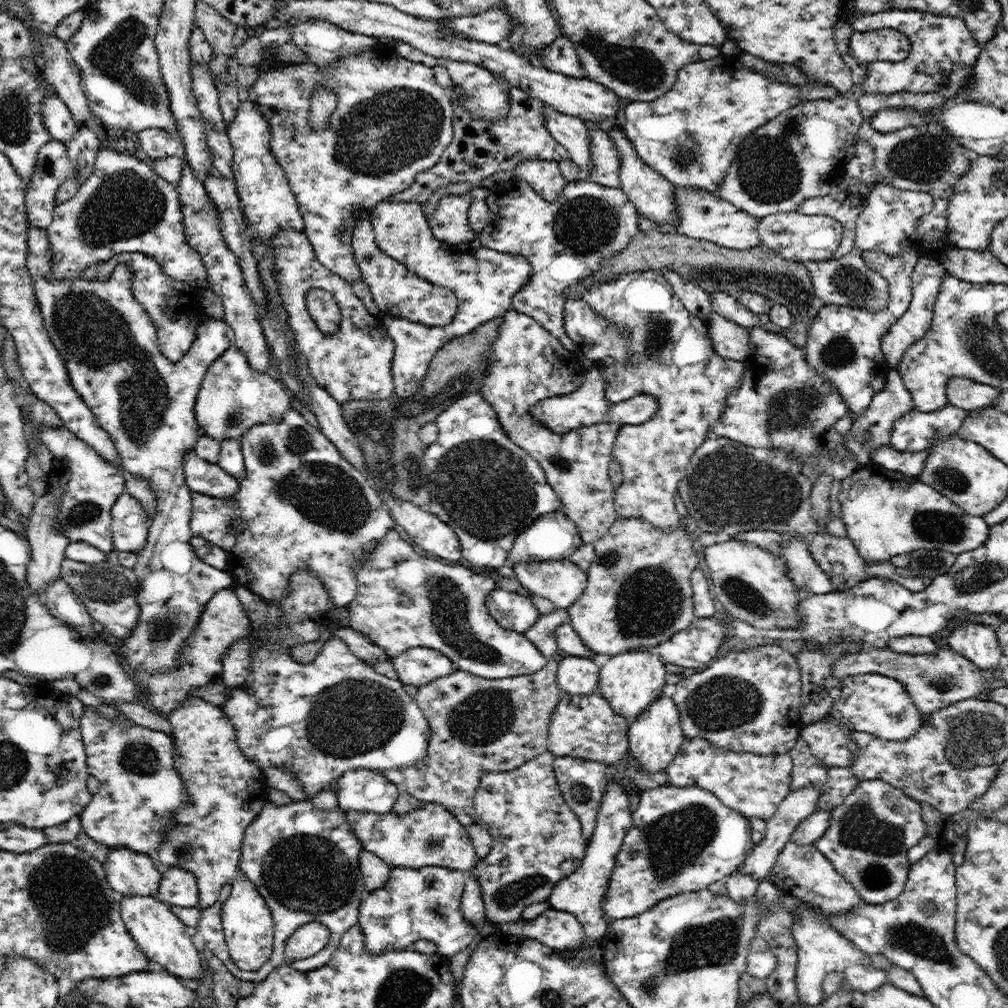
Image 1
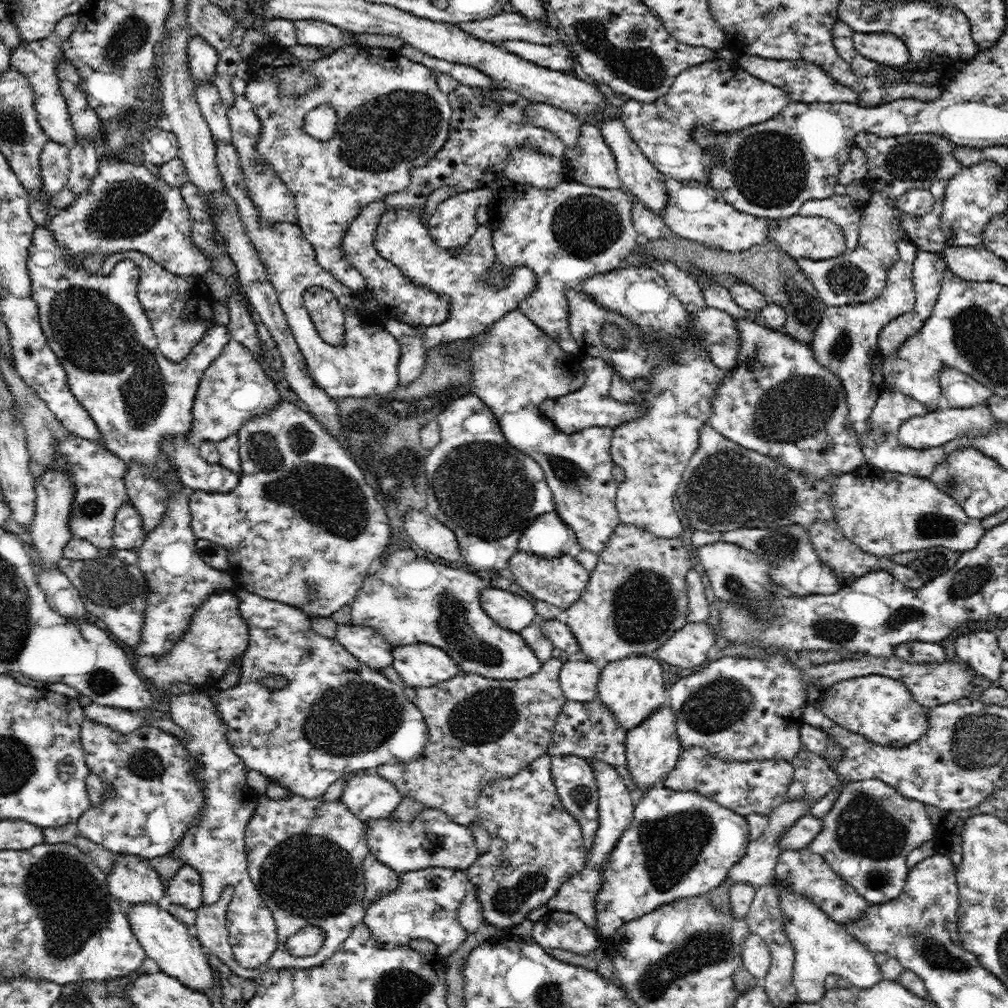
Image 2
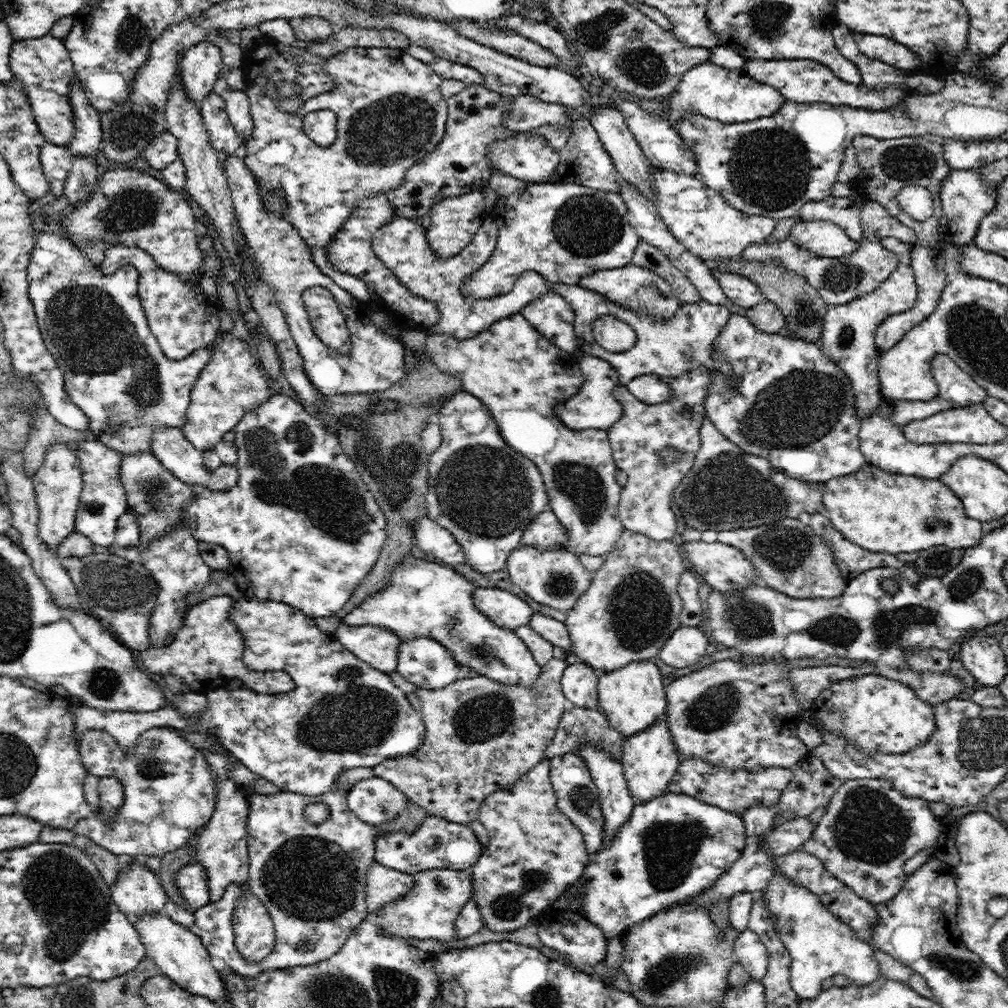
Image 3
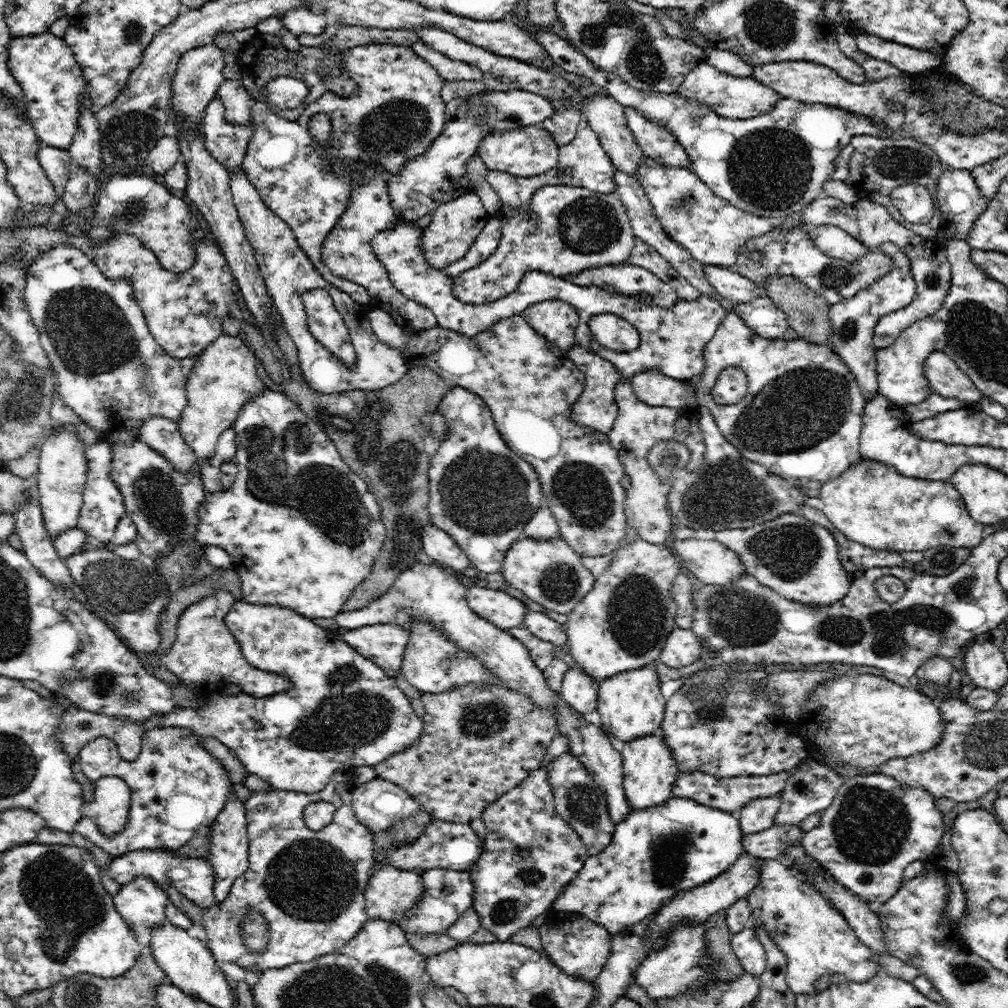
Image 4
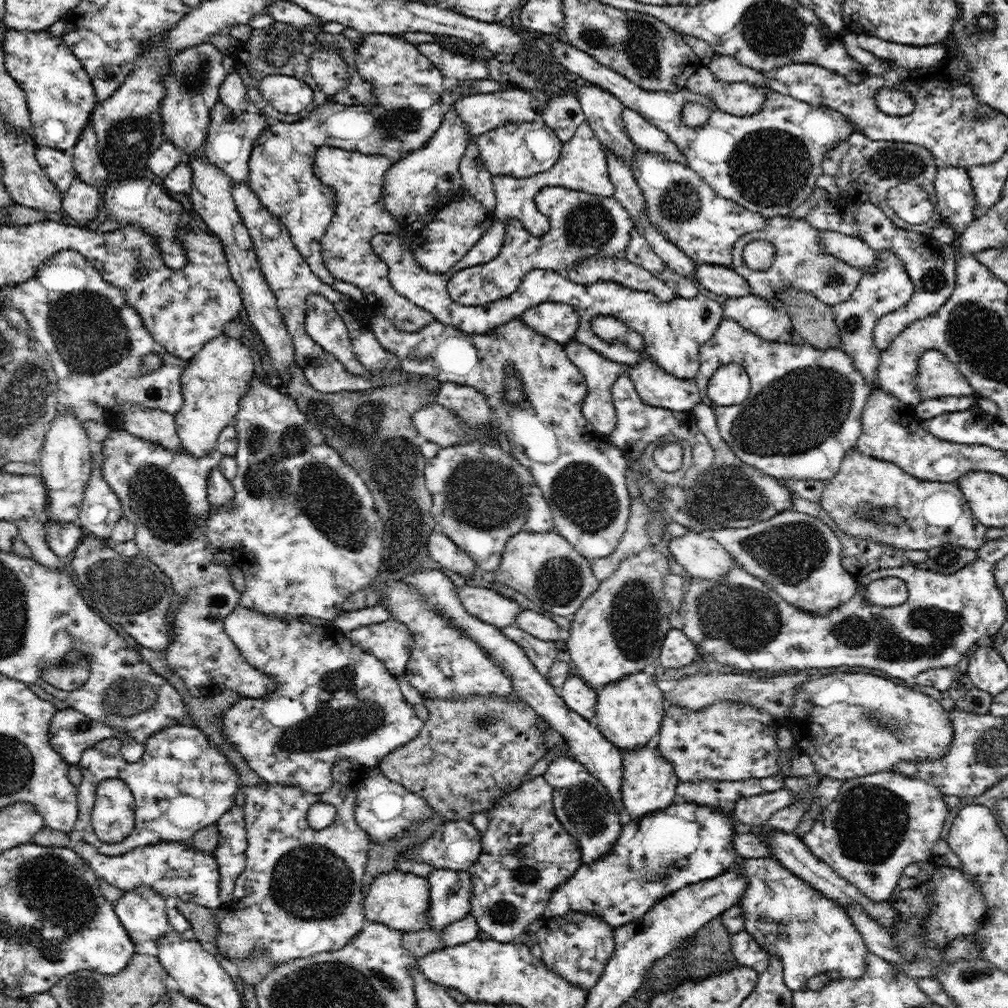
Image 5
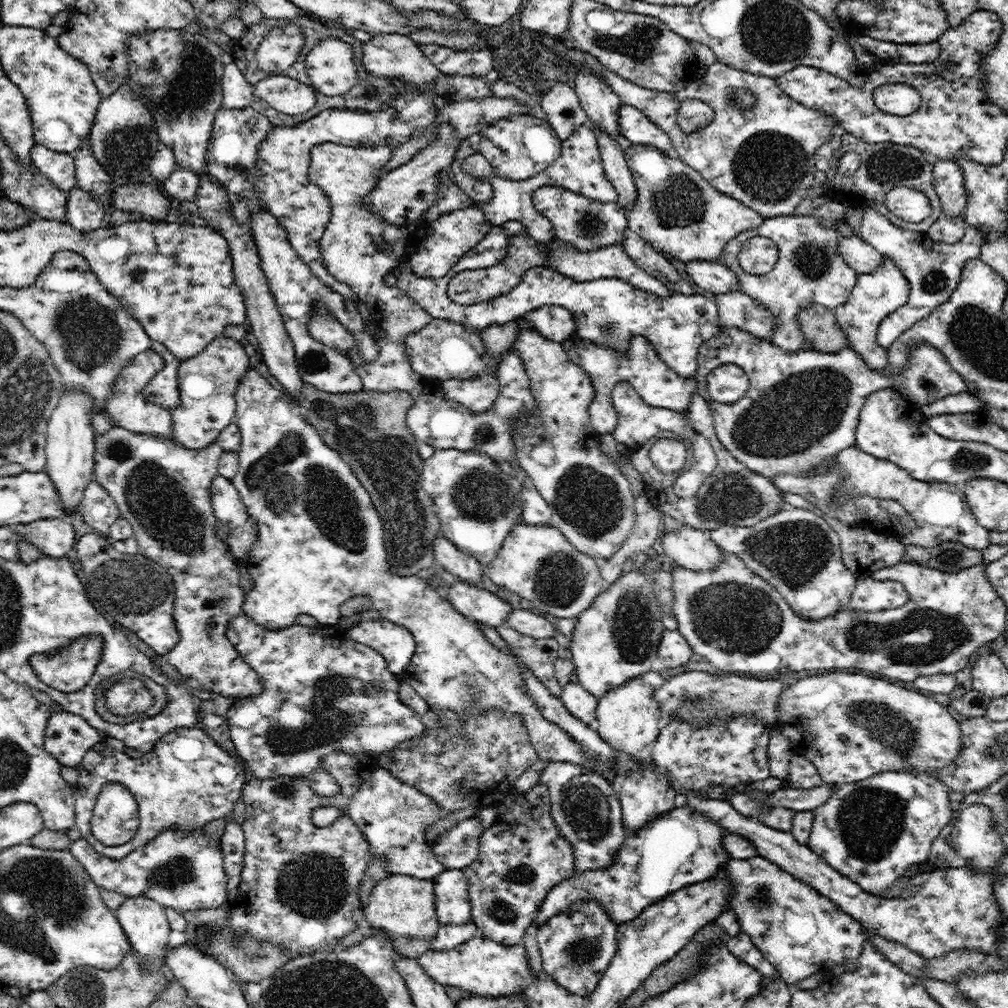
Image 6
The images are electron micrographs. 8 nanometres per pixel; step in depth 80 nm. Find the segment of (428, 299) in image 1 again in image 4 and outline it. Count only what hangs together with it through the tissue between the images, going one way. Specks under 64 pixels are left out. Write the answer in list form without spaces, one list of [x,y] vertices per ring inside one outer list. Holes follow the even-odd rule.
[[[366,163],[363,166],[361,181],[349,194],[349,203],[340,215],[333,231],[326,236],[322,250],[324,265],[334,273],[334,276],[352,280],[366,288],[370,300],[370,308],[379,309],[390,315],[395,323],[405,331],[417,333],[437,325],[437,318],[426,306],[412,301],[391,283],[390,276],[383,263],[379,262],[373,252],[371,241],[386,228],[394,228],[400,221],[394,214],[390,197],[388,196],[387,181],[382,179],[382,169]]]

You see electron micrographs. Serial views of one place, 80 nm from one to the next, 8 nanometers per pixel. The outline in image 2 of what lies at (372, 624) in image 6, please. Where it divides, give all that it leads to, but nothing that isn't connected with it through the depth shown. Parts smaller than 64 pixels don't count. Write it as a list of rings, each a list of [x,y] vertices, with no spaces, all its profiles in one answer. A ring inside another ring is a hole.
[[[339,625],[335,637],[362,663],[379,670],[393,664],[392,645],[370,627]]]

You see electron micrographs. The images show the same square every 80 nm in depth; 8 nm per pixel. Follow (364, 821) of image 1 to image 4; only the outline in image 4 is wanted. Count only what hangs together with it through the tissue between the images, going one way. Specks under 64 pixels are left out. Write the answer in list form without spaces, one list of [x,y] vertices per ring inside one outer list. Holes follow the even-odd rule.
[[[433,819],[414,842],[409,842],[409,844],[400,847],[389,845],[385,854],[387,854],[386,859],[388,859],[390,866],[402,870],[417,871],[422,869],[427,871],[433,868],[441,868],[468,871],[482,855],[483,844],[483,840],[478,837],[470,824]]]

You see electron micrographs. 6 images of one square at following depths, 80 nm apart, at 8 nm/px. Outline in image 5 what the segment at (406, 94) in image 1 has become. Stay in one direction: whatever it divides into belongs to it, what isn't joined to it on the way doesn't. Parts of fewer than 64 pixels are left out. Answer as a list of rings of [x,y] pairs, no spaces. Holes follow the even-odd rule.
[[[365,34],[364,40],[356,48],[356,69],[362,80],[372,84],[374,100],[370,104],[342,104],[330,96],[324,104],[307,112],[307,117],[293,123],[269,120],[262,134],[254,140],[254,148],[248,160],[248,185],[261,203],[287,228],[300,255],[310,266],[320,281],[329,284],[334,290],[348,296],[358,304],[363,304],[363,293],[352,283],[337,280],[325,266],[321,252],[321,241],[326,229],[333,221],[335,213],[334,191],[324,184],[313,171],[315,152],[322,145],[330,145],[346,151],[360,153],[378,153],[386,155],[396,162],[412,151],[422,148],[430,137],[441,127],[445,106],[440,101],[442,78],[440,69],[428,57],[420,53],[416,45],[406,41],[404,37],[390,34]]]

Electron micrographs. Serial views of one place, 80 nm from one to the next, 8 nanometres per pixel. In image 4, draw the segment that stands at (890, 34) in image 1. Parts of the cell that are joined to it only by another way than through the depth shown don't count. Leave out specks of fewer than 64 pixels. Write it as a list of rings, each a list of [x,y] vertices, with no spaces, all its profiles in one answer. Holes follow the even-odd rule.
[[[858,33],[855,39],[862,52],[878,60],[892,63],[906,74],[924,74],[943,68],[942,58],[936,53],[870,34]]]

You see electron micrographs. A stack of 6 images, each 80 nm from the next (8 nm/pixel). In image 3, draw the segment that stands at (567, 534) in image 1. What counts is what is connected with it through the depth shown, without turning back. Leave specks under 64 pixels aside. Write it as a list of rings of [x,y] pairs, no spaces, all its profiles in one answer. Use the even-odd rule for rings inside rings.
[[[549,508],[529,524],[521,536],[521,545],[530,545],[536,549],[559,549],[568,546],[569,536]]]

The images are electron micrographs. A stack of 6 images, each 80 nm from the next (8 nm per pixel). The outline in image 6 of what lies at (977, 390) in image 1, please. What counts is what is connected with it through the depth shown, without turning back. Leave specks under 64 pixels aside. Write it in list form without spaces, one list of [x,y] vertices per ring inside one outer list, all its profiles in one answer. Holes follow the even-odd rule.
[[[736,326],[720,327],[718,332],[701,344],[697,354],[698,370],[696,374],[697,391],[709,404],[713,416],[713,425],[718,440],[729,450],[738,462],[745,464],[752,472],[758,472],[769,478],[781,474],[815,475],[825,466],[835,461],[838,452],[855,444],[855,432],[859,414],[865,398],[870,393],[884,388],[894,388],[919,406],[932,404],[950,395],[967,390],[960,374],[952,369],[949,360],[942,351],[928,343],[913,346],[907,360],[908,366],[902,374],[884,374],[871,370],[862,356],[848,347],[840,352],[820,352],[802,348],[798,352],[788,352],[772,344],[769,339],[752,336],[748,331]],[[722,364],[736,364],[744,370],[750,380],[746,394],[730,404],[713,402],[707,389],[707,377],[714,368]]]

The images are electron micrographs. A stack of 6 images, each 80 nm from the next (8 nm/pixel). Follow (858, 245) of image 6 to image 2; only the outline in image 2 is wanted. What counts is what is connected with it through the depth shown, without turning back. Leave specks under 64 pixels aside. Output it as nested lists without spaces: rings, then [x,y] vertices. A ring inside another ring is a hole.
[[[794,214],[790,218],[772,218],[768,230],[767,241],[780,246],[794,260],[812,258],[824,261],[848,253],[842,229],[826,217]]]

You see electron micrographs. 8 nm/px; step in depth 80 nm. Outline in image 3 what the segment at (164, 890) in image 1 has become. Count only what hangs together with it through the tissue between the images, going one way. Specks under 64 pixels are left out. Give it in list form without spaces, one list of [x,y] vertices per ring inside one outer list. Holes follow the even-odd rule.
[[[202,863],[183,864],[175,874],[177,890],[192,911],[210,904],[208,873]]]

